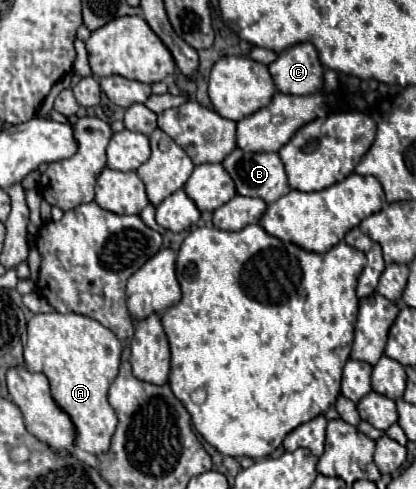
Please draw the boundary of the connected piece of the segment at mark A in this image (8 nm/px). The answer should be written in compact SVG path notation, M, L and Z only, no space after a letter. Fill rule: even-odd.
M36 313L28 321L28 339L24 345L26 369L48 377L54 401L72 417L76 445L92 455L110 449L110 439L118 425L106 393L118 375L122 349L122 343L110 329L80 313Z

